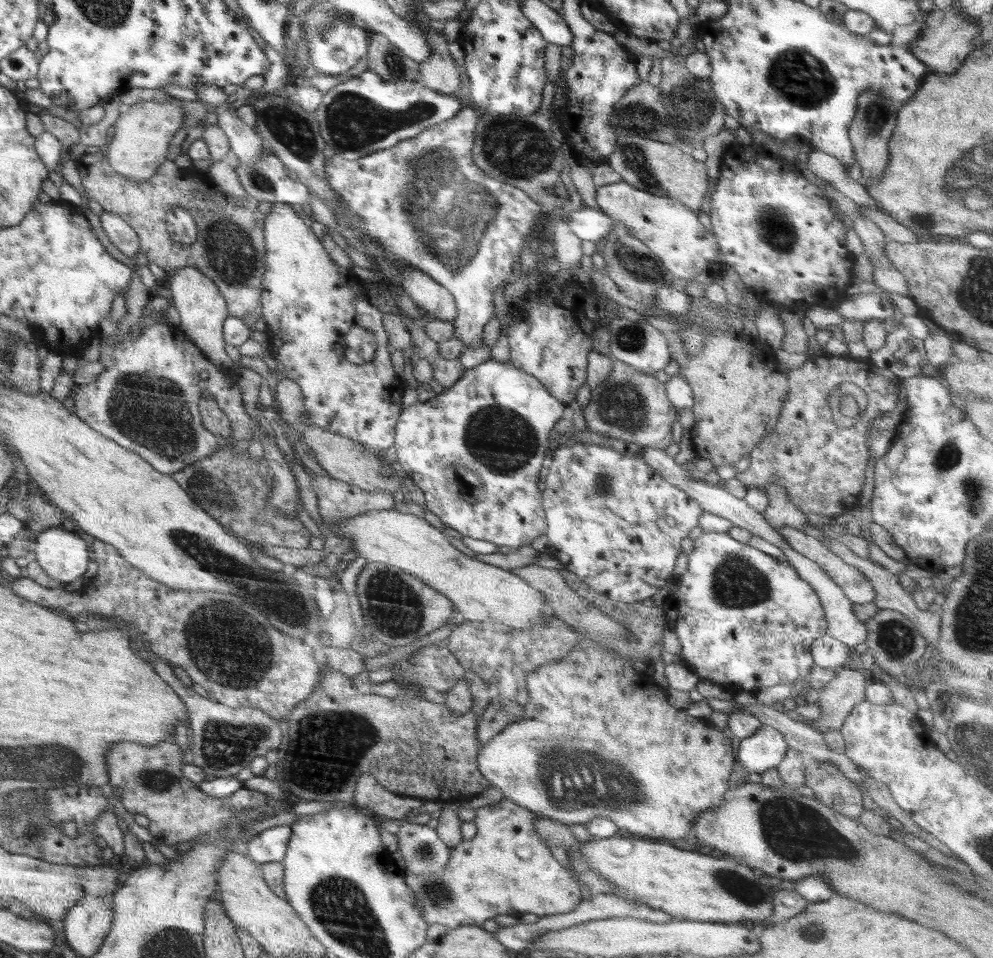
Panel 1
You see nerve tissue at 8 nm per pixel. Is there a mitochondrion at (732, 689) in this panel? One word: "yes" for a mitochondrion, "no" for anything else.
no

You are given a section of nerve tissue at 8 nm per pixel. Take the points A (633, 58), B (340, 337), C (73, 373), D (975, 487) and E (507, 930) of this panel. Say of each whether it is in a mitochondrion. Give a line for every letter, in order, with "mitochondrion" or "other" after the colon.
A: other
B: other
C: other
D: mitochondrion
E: other

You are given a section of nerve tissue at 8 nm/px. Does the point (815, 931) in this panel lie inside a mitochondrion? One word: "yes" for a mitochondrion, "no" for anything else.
yes

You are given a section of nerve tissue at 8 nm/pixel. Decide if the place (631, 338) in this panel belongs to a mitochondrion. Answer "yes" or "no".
yes

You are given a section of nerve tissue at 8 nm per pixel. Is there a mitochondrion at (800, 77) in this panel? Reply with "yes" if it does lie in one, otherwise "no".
yes

